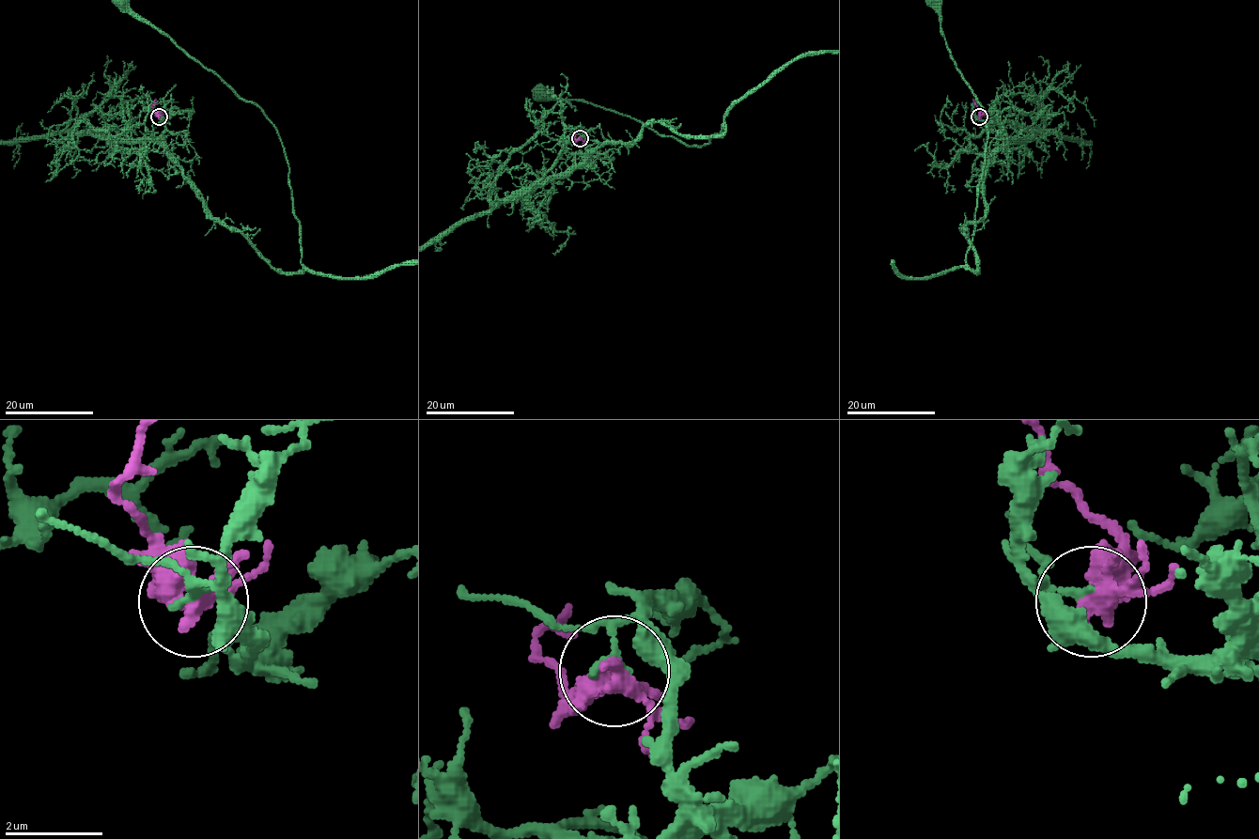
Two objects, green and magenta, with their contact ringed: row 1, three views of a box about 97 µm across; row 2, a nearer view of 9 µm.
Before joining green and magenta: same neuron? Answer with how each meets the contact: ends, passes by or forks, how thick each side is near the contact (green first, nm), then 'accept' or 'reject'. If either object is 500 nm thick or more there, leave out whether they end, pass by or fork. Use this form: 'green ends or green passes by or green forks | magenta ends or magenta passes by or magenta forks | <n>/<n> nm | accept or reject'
green passes by | magenta forks | 120/360 nm | reject

